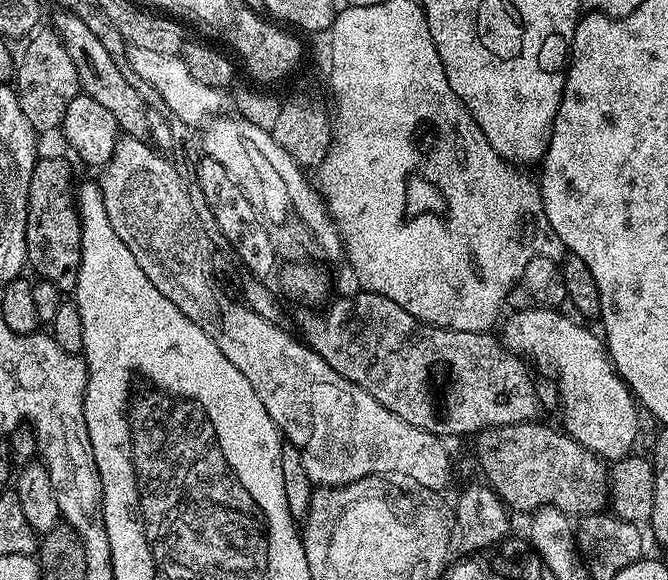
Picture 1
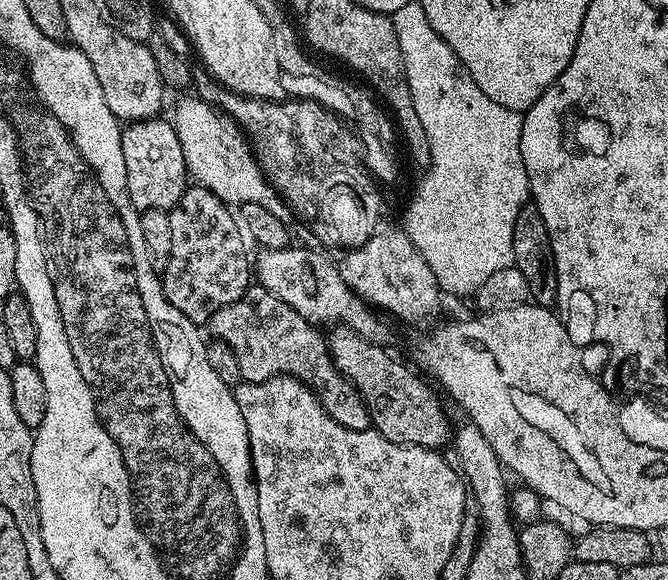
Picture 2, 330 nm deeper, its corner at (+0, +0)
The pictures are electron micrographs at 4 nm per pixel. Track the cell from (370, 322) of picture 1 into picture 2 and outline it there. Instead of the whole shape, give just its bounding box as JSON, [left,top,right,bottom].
[206,287,373,432]

